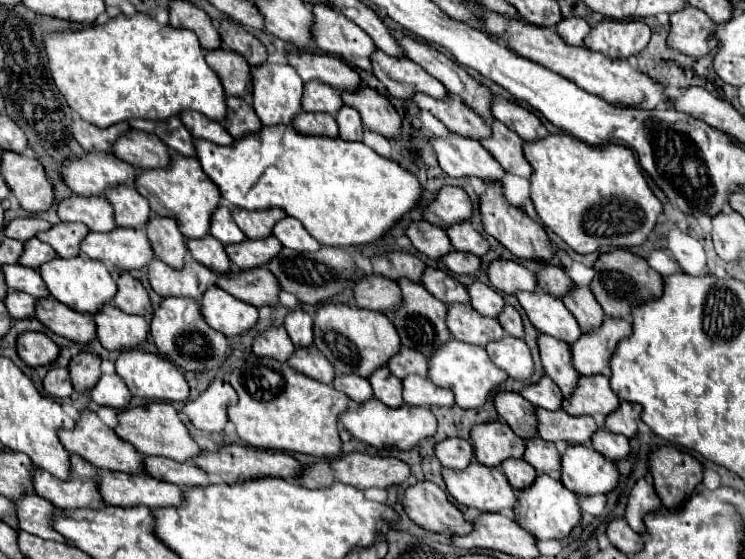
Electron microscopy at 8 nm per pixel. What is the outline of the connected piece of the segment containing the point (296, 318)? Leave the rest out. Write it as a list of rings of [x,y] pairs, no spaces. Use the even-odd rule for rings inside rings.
[[[291,311],[285,317],[285,329],[295,345],[307,347],[313,343],[313,319],[305,311]]]

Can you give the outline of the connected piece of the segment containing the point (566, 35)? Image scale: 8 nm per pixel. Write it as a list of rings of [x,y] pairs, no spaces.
[[[565,17],[565,19],[561,19],[557,23],[555,31],[565,43],[581,45],[591,29],[589,29],[589,25],[587,25],[587,21],[583,17]]]

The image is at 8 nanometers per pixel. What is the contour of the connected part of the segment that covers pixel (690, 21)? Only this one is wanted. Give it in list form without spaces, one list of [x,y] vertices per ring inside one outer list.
[[[687,5],[685,9],[671,15],[671,35],[669,45],[691,57],[709,55],[719,41],[715,35],[715,23],[707,13]]]

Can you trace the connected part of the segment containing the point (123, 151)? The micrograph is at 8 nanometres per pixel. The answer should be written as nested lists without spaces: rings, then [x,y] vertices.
[[[129,129],[117,137],[111,147],[113,155],[125,163],[133,163],[139,169],[163,169],[167,167],[171,155],[157,135]]]

